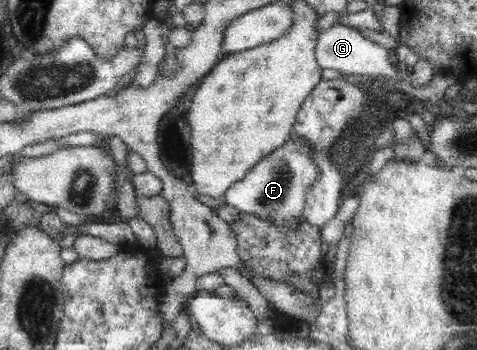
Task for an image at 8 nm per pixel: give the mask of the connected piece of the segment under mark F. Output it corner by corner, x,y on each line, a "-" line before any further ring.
298,144
295,149
281,147
251,167
243,180
234,182
227,189
224,198
229,205
245,215
273,223
273,227
288,228
285,229
285,235
288,235
300,227
307,191
311,185
315,184
315,181
318,181
319,177
320,172
303,145

